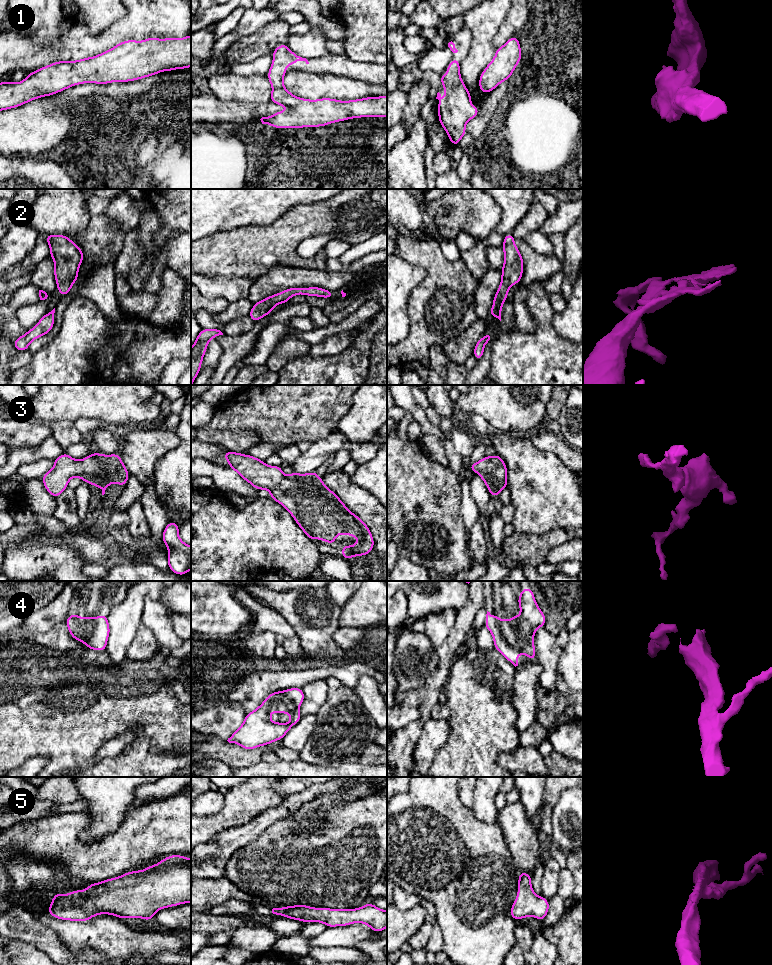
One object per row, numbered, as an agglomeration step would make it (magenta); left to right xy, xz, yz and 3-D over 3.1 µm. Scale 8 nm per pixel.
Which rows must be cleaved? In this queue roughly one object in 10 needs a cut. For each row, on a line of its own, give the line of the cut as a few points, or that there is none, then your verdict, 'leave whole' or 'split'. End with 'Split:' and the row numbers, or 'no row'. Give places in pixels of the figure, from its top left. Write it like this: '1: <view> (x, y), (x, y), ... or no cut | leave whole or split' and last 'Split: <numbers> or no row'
1: no cut | leave whole
2: no cut | leave whole
3: no cut | leave whole
4: no cut | leave whole
5: no cut | leave whole
Split: no row

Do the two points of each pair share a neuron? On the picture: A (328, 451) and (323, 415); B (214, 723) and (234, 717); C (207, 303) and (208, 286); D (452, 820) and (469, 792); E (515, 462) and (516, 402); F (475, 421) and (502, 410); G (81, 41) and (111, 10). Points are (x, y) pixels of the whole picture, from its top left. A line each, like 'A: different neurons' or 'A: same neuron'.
A: different neurons
B: same neuron
C: different neurons
D: different neurons
E: different neurons
F: different neurons
G: different neurons

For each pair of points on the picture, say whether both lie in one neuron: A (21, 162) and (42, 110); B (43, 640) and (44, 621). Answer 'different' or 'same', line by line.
A: different
B: different

